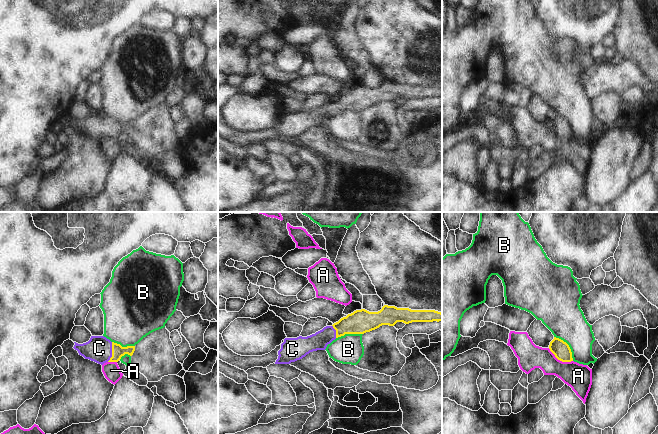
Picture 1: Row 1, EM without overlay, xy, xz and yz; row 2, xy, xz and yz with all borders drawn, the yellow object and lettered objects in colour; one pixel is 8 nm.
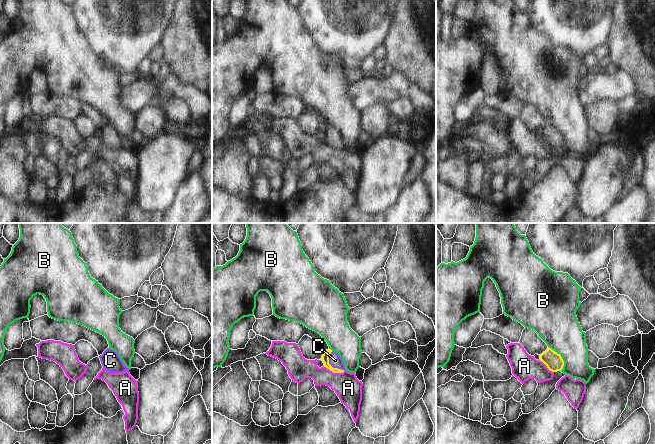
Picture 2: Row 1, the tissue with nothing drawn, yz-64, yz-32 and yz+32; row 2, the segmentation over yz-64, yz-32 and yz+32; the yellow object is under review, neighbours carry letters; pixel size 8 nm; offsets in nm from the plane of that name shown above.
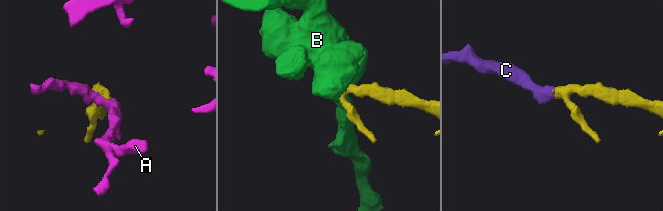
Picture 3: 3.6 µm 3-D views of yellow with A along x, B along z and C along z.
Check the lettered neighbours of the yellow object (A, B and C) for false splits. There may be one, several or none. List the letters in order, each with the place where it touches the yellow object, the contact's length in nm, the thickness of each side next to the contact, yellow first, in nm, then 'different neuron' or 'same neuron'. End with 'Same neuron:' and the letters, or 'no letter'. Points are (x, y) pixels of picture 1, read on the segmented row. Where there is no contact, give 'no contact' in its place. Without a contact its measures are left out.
A: contact yz (560, 360); length 220 nm; calibres 140 and 200 nm; different neuron
B: contact yz (568, 346); length 260 nm; calibres 140 and 300 nm; different neuron
C: contact xy (112, 352); length 170 nm; calibres 100 and 200 nm; same neuron
Same neuron: C

